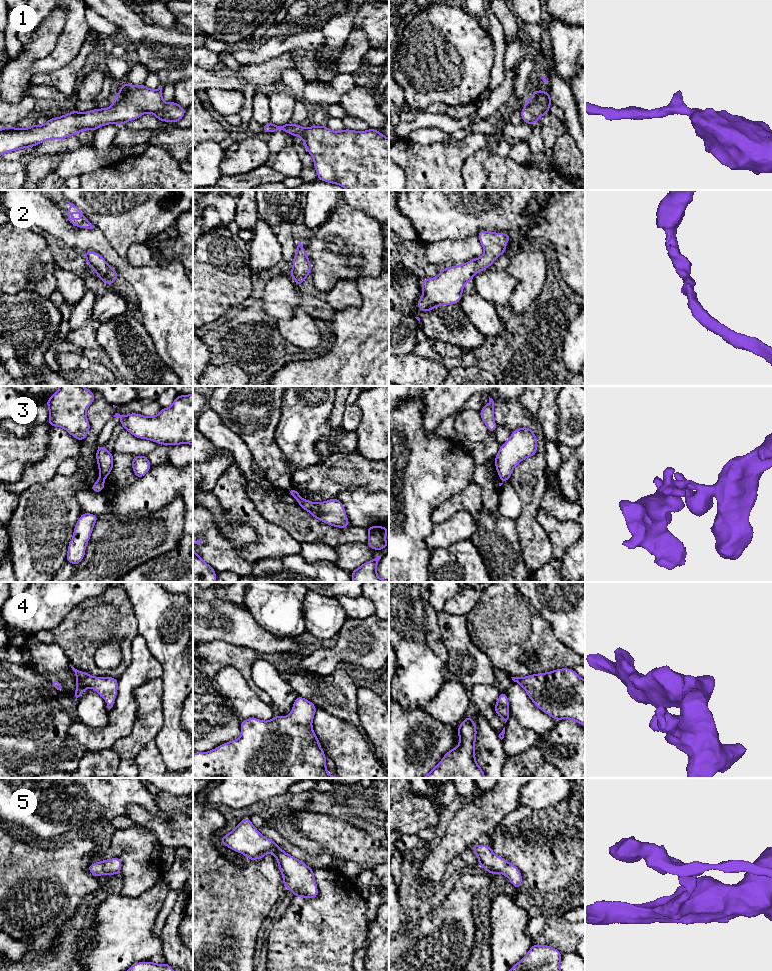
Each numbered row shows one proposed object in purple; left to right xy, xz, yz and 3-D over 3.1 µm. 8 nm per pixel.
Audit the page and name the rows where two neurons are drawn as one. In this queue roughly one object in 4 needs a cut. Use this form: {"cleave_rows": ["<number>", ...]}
{"cleave_rows": ["3"]}

